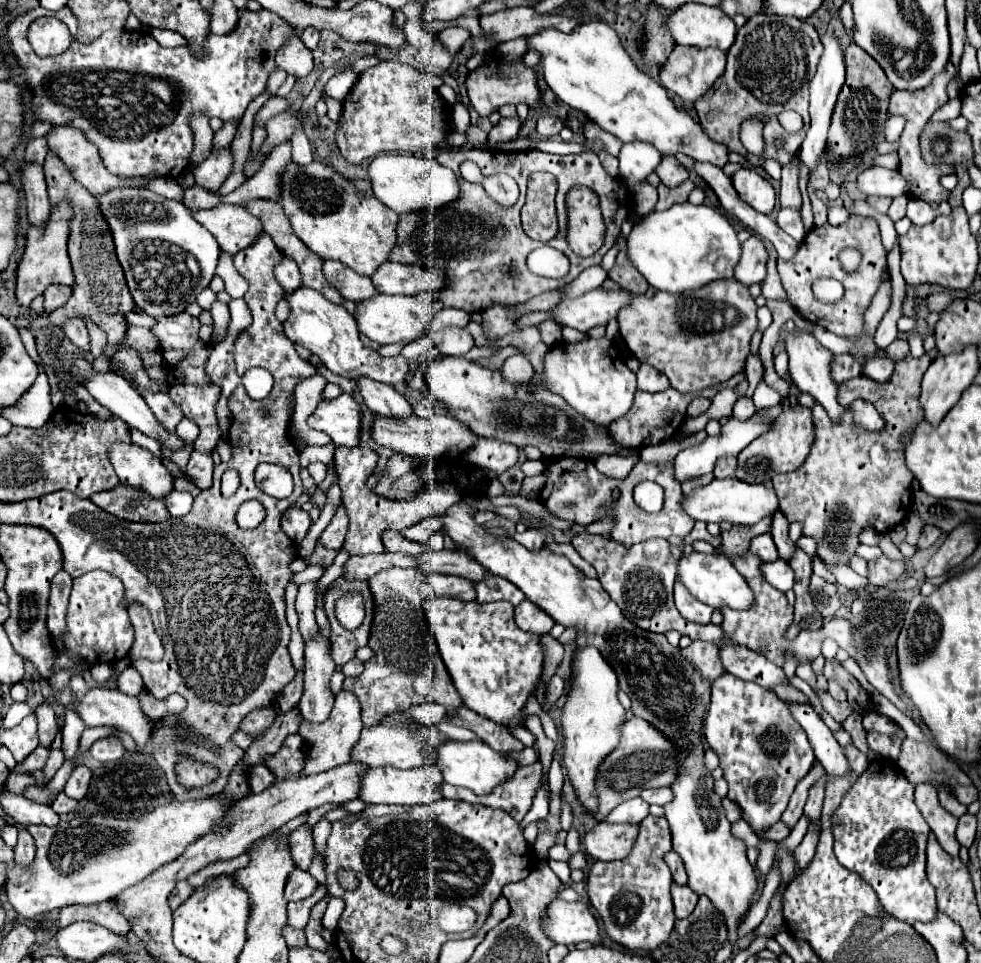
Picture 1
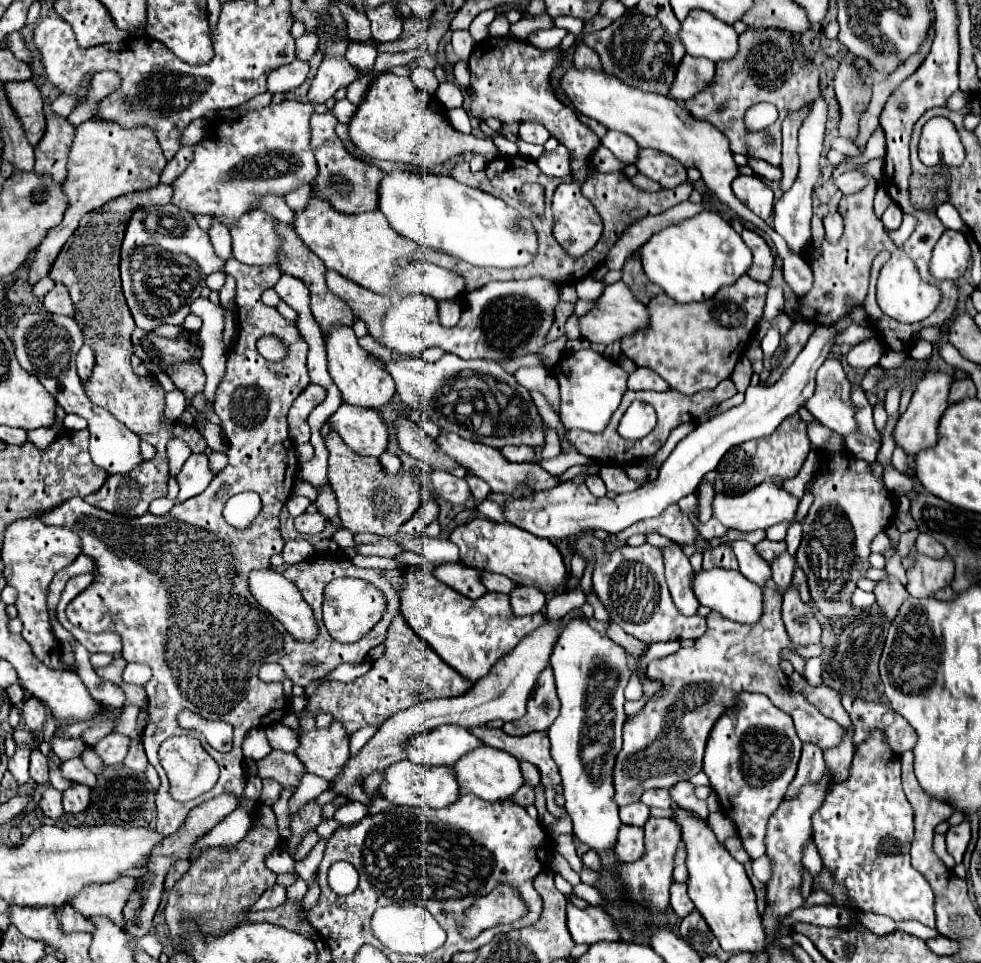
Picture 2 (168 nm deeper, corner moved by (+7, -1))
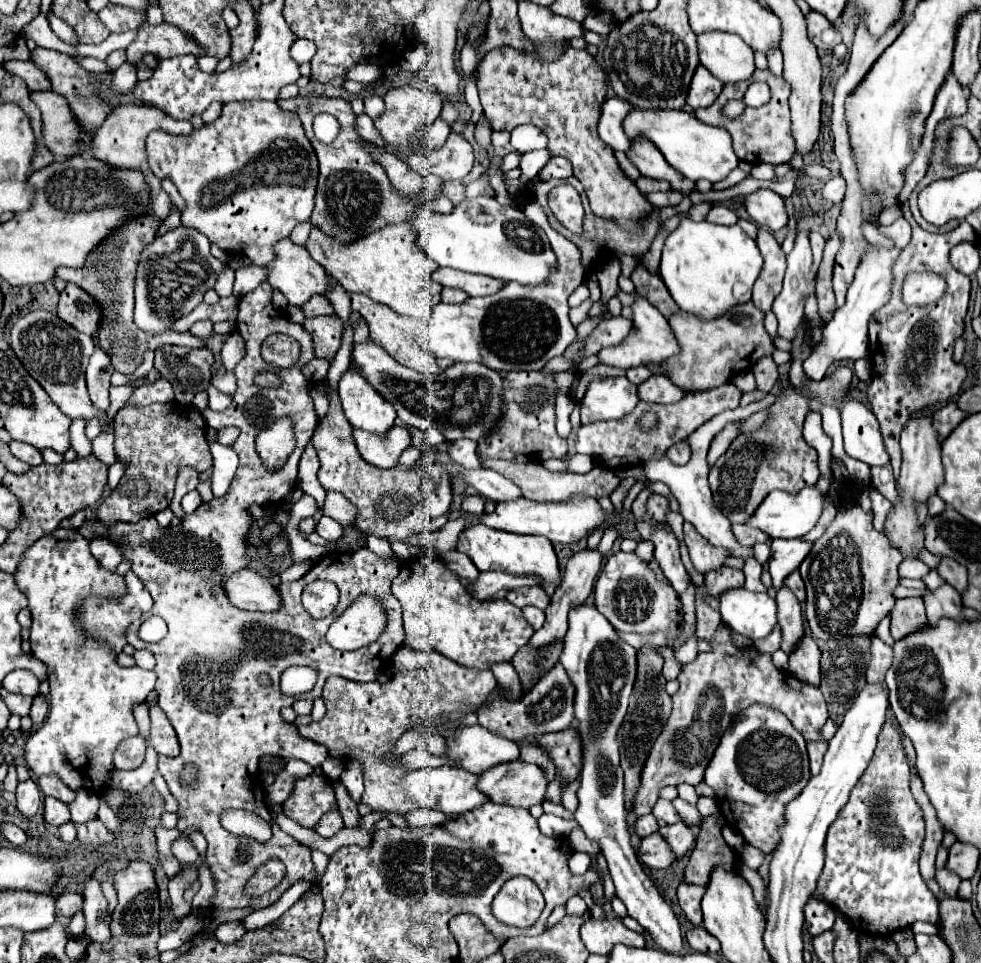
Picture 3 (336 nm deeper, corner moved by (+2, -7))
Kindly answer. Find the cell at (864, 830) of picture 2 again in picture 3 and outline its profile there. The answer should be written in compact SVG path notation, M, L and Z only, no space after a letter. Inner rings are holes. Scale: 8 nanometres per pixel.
M887 721L879 735L875 755L869 761L869 767L853 787L849 801L845 803L845 807L841 809L841 813L827 831L825 867L813 893L815 899L835 905L859 935L889 937L891 933L905 929L915 921L937 923L939 919L939 907L935 905L935 897L919 875L919 855L925 837L925 823L923 823L923 811L919 809L919 805L911 795L909 781L911 781L911 767L901 741L899 723Z

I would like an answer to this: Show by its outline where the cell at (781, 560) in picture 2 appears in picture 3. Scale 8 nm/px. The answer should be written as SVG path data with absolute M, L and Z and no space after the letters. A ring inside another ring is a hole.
M781 587L781 591L777 591L777 617L779 617L779 627L783 633L781 649L787 655L791 655L797 643L803 639L805 627L803 627L799 601L787 587Z

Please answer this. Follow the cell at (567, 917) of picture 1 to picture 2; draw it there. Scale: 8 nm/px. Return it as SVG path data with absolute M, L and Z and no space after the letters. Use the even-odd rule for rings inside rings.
M568 903L566 907L568 917L568 931L574 939L574 943L600 943L600 941L616 941L618 929L614 927L614 921L610 915L606 915L600 907L586 907L578 909L576 905Z

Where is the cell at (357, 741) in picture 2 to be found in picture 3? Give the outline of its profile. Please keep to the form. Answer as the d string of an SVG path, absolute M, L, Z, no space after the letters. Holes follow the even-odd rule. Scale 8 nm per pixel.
M345 765L345 771L341 773L341 783L345 785L345 789L349 791L351 799L355 803L361 803L361 795L363 795L363 781L361 781L361 765Z

